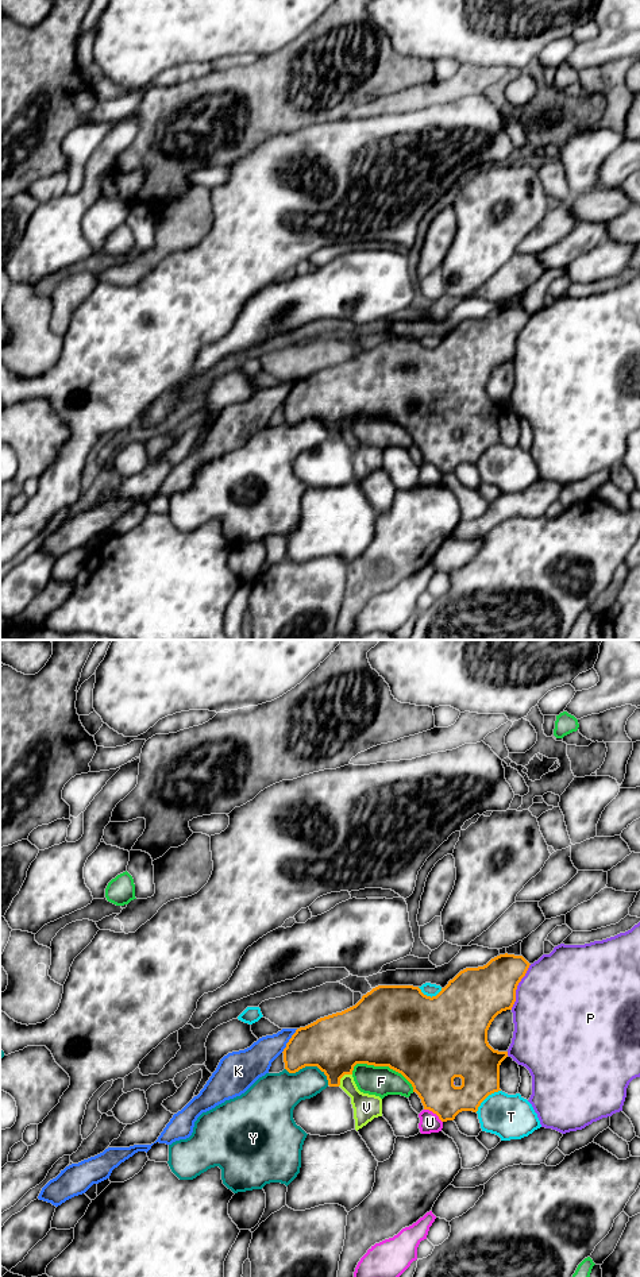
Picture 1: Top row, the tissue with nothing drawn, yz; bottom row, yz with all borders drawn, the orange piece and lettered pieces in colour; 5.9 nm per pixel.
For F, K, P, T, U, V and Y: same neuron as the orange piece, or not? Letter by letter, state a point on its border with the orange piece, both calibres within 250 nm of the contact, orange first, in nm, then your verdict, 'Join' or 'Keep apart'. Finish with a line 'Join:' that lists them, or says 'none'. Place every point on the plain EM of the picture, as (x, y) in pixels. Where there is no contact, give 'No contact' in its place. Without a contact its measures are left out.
F: Touches orange at yz (385, 417). Thickness 500 nm (orange) against 180 nm. Keep apart
K: Touches orange at yz (289, 393). Thickness 320 nm (orange) against 190 nm. Keep apart
P: Touches orange at yz (516, 339). Thickness 340 nm (orange) against 480 nm. Keep apart
T: Touches orange at yz (486, 448). Thickness 260 nm (orange) against 280 nm. Keep apart
U: Touches orange at yz (434, 465). Thickness 280 nm (orange) against 120 nm. Keep apart
V: Touches orange at yz (342, 428). Thickness 340 nm (orange) against 160 nm. Keep apart
Y: Touches orange at yz (309, 417). Thickness 340 nm (orange) against 240 nm. Keep apart
Join: none

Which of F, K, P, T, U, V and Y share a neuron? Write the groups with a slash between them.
F / K / P / T / U / V / Y

